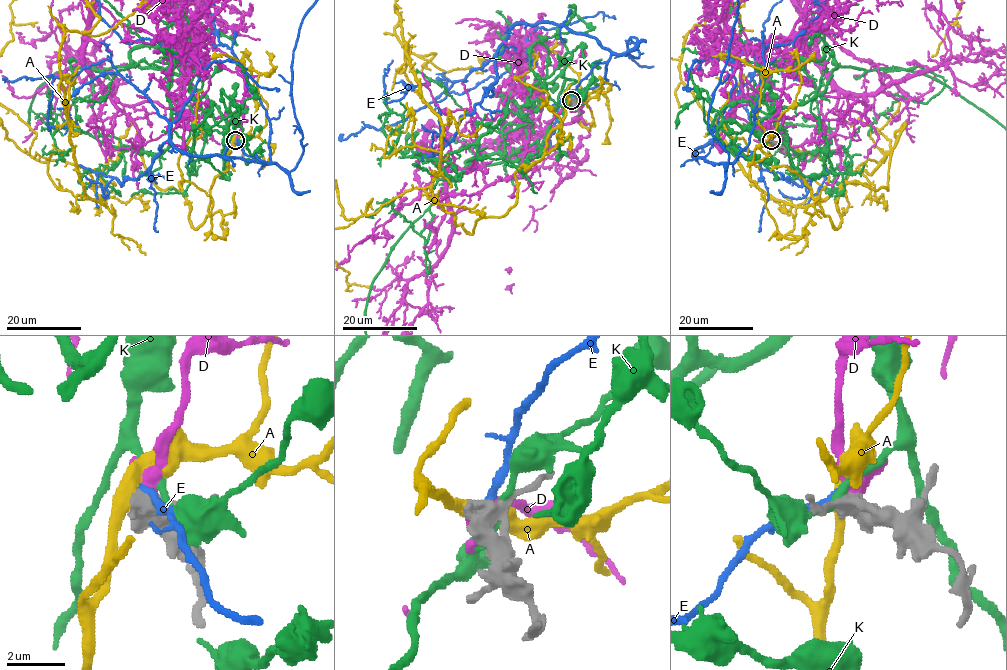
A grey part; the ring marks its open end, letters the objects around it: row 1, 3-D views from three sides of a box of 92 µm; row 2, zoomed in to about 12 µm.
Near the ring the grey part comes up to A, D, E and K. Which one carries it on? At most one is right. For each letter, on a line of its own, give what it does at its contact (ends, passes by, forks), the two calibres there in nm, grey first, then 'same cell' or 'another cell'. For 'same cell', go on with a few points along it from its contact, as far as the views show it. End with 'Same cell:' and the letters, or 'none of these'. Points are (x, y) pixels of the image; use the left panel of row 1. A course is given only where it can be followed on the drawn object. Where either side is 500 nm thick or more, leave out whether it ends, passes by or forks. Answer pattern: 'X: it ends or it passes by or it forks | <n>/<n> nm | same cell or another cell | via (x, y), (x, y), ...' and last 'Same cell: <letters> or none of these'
A: 700/440 nm | another cell
D: 600/440 nm | same cell
E: 600/320 nm | another cell
K: it passes by | 460/240 nm | another cell
Same cell: D

